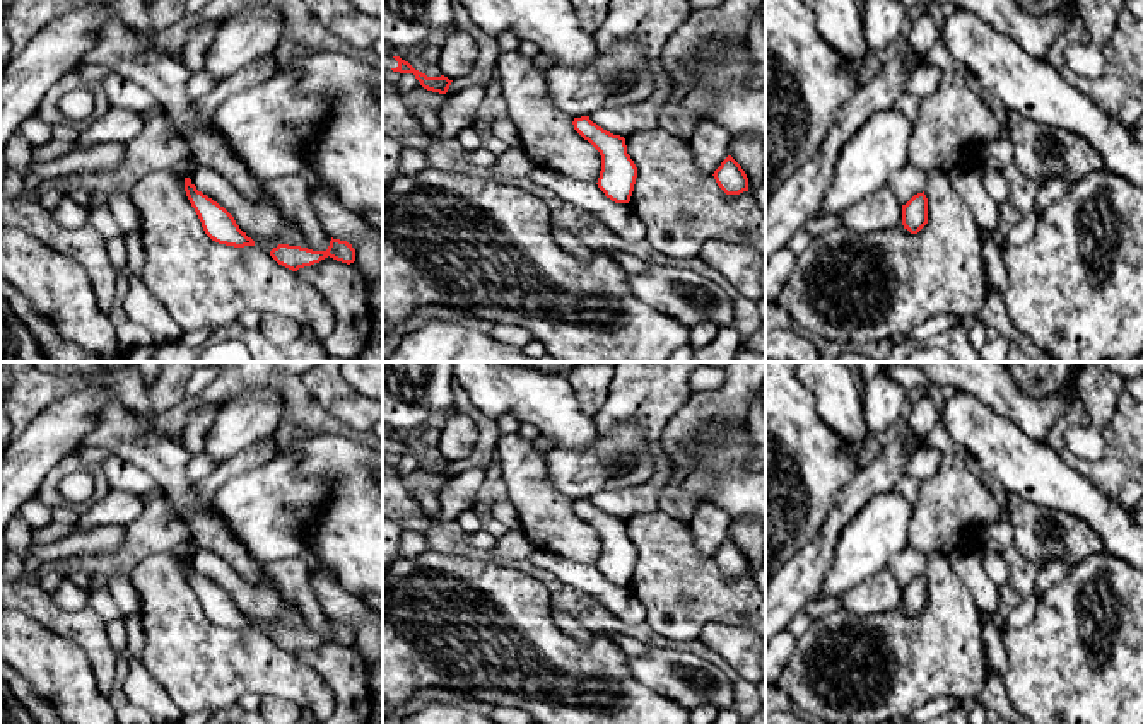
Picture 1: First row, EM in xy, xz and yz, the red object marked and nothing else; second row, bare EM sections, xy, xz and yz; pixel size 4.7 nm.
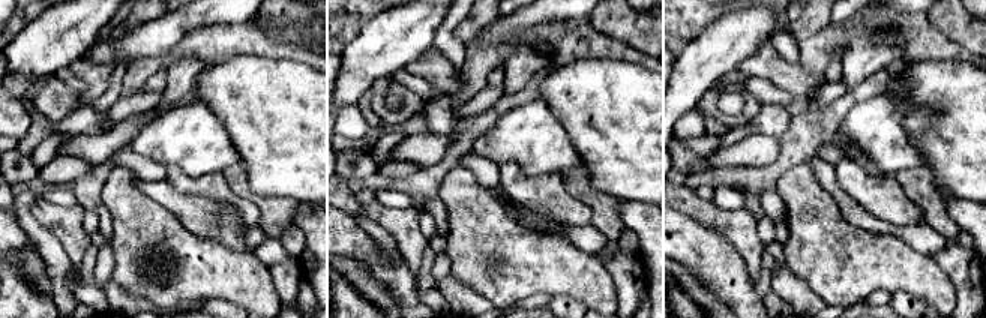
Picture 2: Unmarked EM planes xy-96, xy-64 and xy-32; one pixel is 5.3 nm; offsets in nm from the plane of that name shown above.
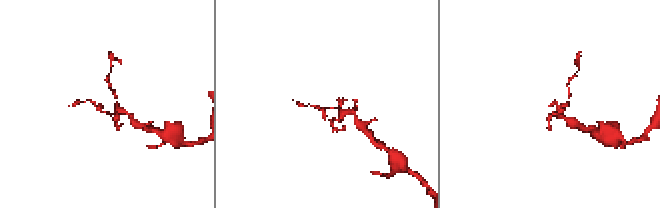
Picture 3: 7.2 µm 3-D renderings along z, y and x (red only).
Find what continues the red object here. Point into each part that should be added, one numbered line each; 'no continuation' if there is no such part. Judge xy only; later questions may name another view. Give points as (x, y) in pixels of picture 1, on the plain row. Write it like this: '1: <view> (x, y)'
1: xy (260, 600)

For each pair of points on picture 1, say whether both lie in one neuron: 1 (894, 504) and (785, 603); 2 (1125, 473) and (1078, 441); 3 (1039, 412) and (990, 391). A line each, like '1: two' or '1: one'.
1: two
2: two
3: one

